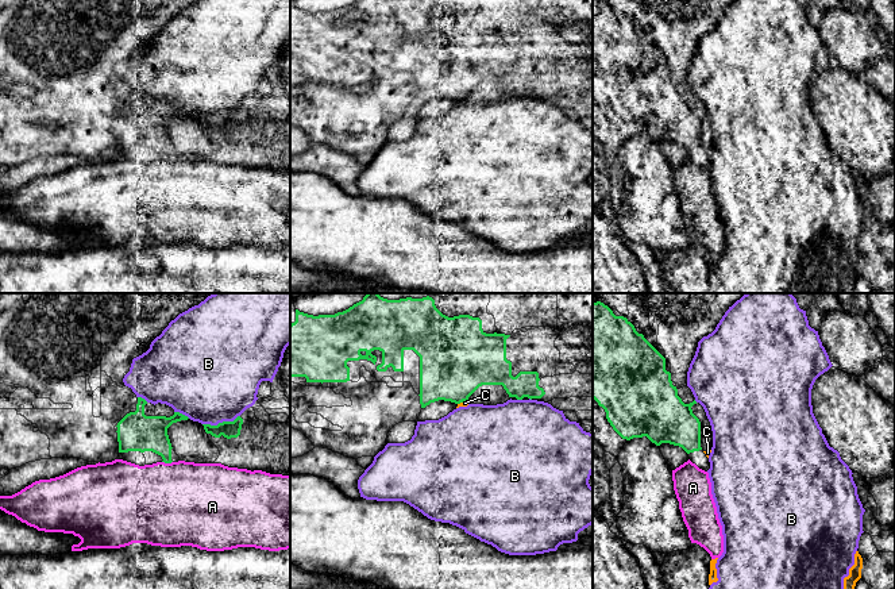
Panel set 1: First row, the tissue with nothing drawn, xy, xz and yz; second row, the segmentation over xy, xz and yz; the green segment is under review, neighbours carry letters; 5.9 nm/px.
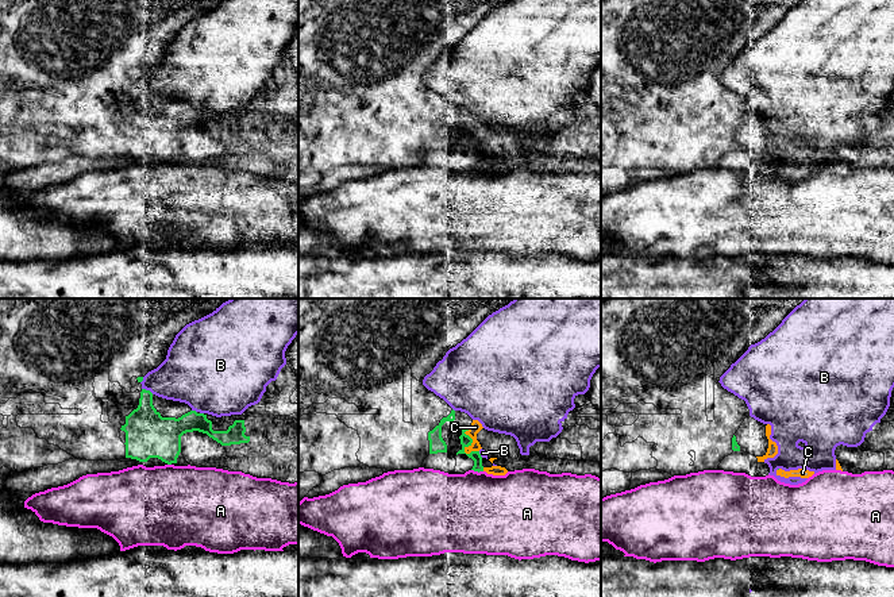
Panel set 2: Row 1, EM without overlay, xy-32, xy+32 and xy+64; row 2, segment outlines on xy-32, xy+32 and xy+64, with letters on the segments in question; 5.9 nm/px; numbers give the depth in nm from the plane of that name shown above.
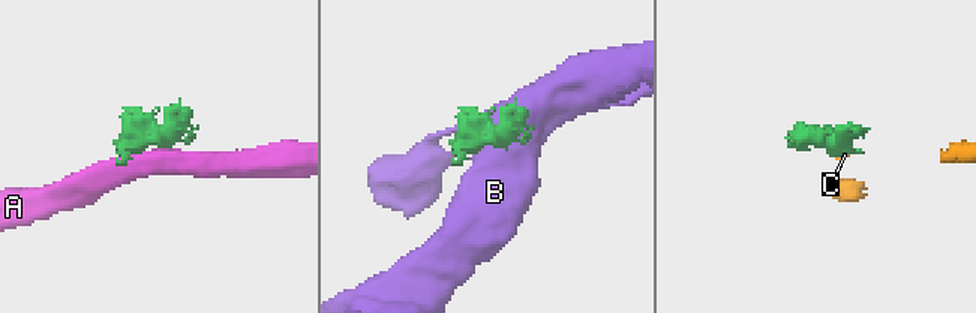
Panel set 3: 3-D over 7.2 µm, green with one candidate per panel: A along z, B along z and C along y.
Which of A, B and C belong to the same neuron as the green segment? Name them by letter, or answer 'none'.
none

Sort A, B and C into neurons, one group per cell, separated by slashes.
A / B C

